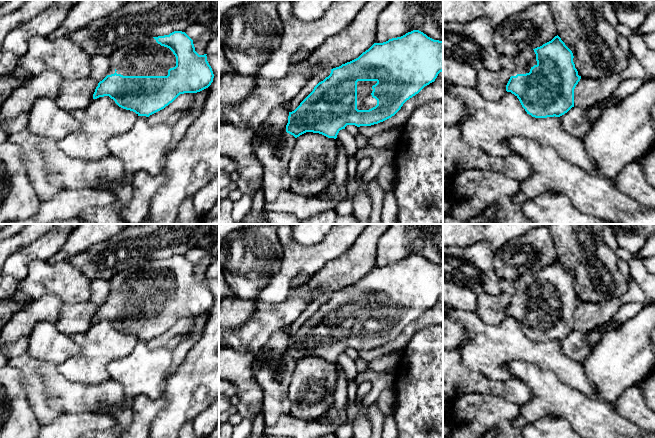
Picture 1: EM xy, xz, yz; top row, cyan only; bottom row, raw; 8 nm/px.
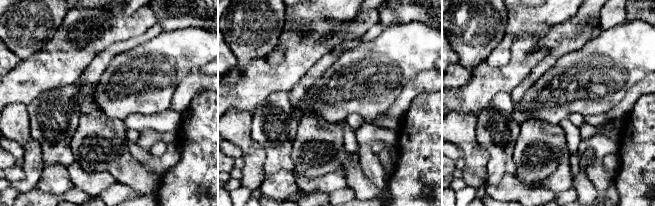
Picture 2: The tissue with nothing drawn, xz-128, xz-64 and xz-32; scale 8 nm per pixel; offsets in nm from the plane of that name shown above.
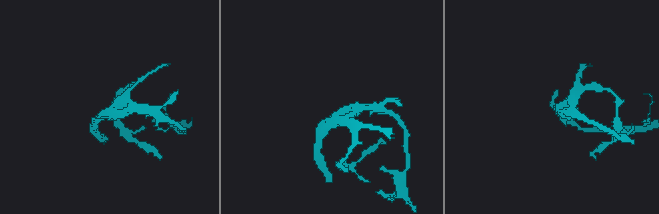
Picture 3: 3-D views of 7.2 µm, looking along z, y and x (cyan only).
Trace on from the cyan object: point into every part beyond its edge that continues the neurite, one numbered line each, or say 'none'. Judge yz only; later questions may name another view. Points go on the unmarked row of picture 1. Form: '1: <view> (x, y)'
1: yz (525, 283)

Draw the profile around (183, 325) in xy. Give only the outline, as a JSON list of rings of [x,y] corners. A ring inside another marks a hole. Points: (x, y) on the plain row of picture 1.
[[[196,317],[180,318],[172,327],[170,327],[164,333],[150,339],[148,341],[148,347],[151,349],[163,347],[173,338],[181,337],[182,335],[186,334],[194,325],[195,318]]]

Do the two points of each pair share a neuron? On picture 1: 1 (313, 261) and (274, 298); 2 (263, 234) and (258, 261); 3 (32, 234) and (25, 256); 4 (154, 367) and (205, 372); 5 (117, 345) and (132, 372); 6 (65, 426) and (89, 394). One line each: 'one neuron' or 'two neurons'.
1: one neuron
2: one neuron
3: two neurons
4: two neurons
5: two neurons
6: two neurons

